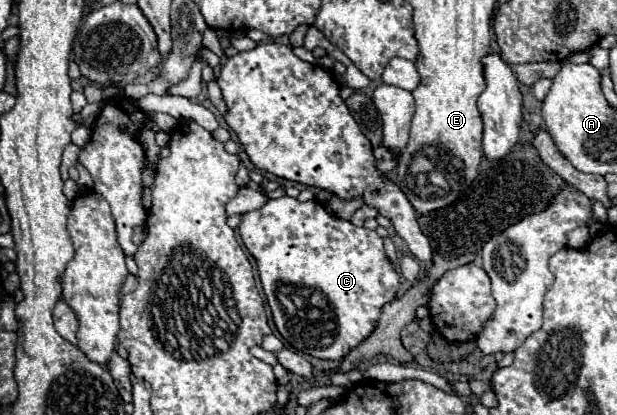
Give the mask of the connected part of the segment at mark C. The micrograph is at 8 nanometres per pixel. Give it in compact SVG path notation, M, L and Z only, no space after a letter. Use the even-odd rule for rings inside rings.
M292 197L272 199L264 207L244 213L238 231L246 249L256 259L278 333L300 353L340 361L374 331L382 305L396 297L400 277L390 261L386 261L382 237L376 231L330 215L326 207L314 199L306 203Z

